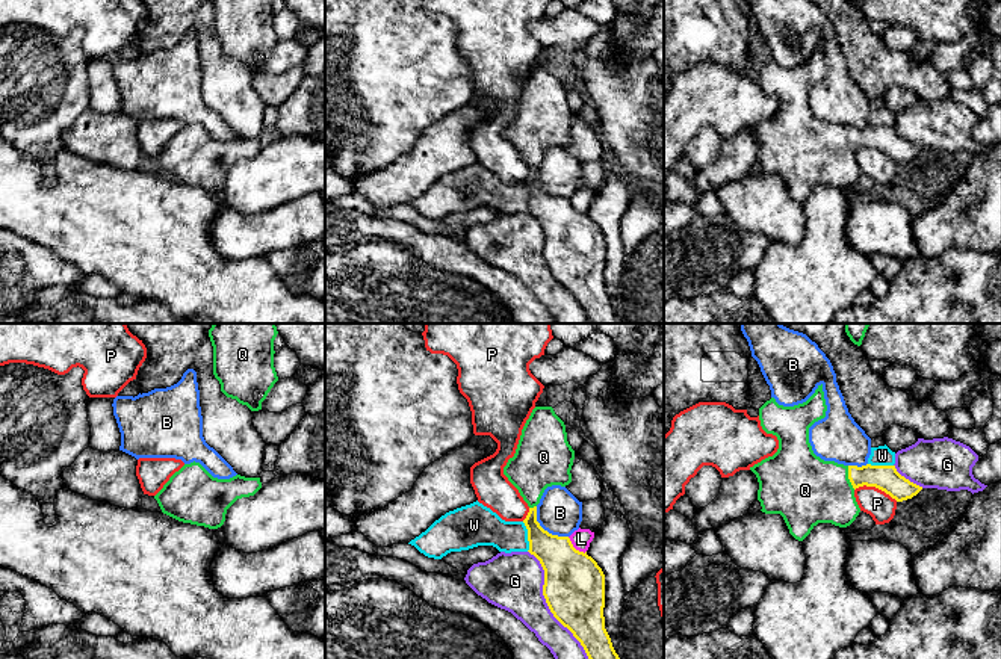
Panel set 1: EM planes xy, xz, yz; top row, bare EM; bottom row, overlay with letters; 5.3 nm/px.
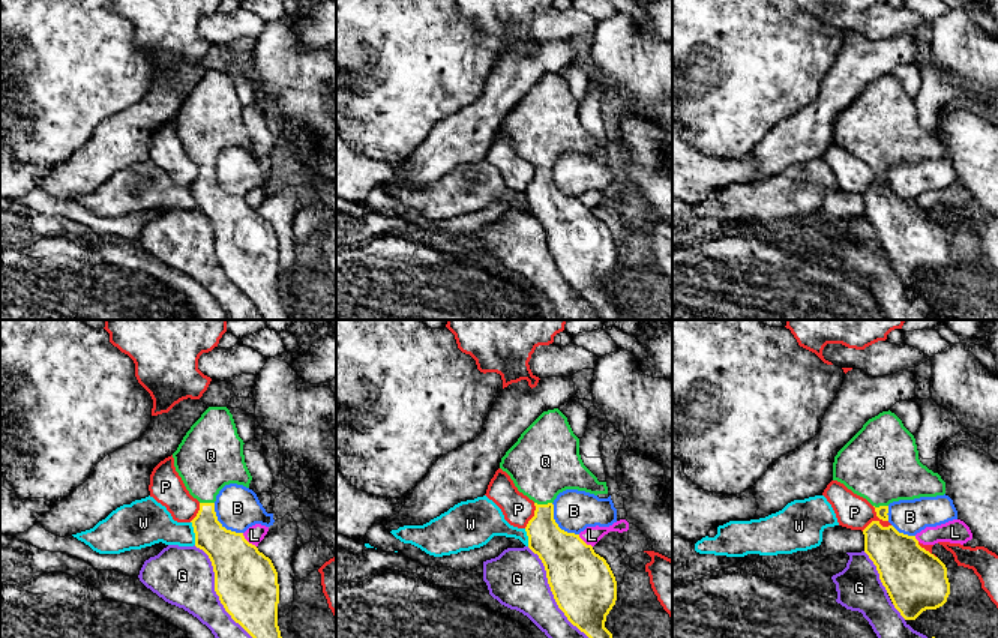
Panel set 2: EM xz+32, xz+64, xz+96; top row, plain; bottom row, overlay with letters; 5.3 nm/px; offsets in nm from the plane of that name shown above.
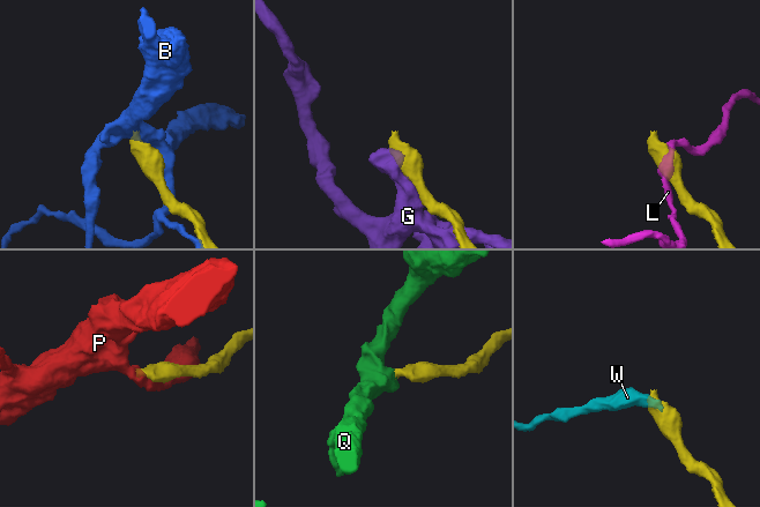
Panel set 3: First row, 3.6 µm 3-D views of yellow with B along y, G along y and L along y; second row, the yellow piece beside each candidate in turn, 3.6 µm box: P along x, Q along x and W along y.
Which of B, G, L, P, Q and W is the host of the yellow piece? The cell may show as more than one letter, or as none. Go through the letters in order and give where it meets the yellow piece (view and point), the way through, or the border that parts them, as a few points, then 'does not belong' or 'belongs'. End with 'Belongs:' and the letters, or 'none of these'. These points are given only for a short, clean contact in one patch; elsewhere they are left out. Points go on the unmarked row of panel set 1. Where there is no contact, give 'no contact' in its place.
B: xz (543, 191) | does not belong
G: xz (548, 266) | does not belong
L: xz (573, 209) | does not belong
P: yz (876, 148) | does not belong
Q: yz (849, 139) | across yz (886, 139), (849, 139), (824, 151), (805, 151) | belongs
W: xz (528, 198) | along xz (522, 183), (526, 191), (528, 212) | does not belong
Belongs: Q

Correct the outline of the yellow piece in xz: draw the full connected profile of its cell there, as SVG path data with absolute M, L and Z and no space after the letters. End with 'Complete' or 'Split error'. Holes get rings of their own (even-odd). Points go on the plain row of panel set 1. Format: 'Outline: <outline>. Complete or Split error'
Outline: M535 68L504 136L529 168L523 181L528 213L544 231L543 257L550 274L581 304L591 323L621 323L605 290L602 230L587 213L576 212L569 198L552 196L537 183L544 151L572 144L573 121L564 83L552 68Z. Split error

